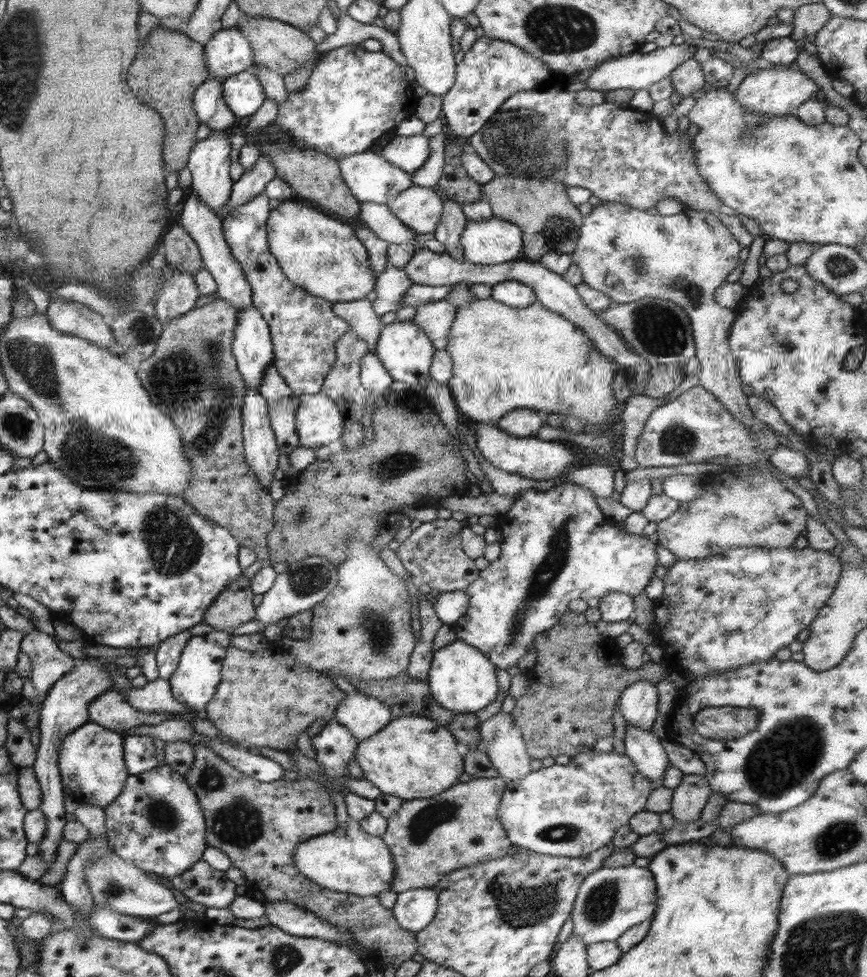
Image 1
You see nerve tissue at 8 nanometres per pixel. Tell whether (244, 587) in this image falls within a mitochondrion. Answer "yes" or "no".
no

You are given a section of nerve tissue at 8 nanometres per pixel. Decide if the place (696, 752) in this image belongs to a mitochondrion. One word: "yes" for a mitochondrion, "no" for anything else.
no

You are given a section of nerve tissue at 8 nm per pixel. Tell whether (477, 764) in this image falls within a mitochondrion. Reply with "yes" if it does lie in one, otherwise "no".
yes

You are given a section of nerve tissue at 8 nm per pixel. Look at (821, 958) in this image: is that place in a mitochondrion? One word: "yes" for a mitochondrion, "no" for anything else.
yes

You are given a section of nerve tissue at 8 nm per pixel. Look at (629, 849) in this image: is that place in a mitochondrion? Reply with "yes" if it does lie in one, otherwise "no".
no

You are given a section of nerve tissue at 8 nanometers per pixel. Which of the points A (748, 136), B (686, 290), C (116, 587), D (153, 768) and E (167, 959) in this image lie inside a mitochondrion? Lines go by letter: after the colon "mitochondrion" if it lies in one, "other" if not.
A: mitochondrion
B: mitochondrion
C: other
D: other
E: other

